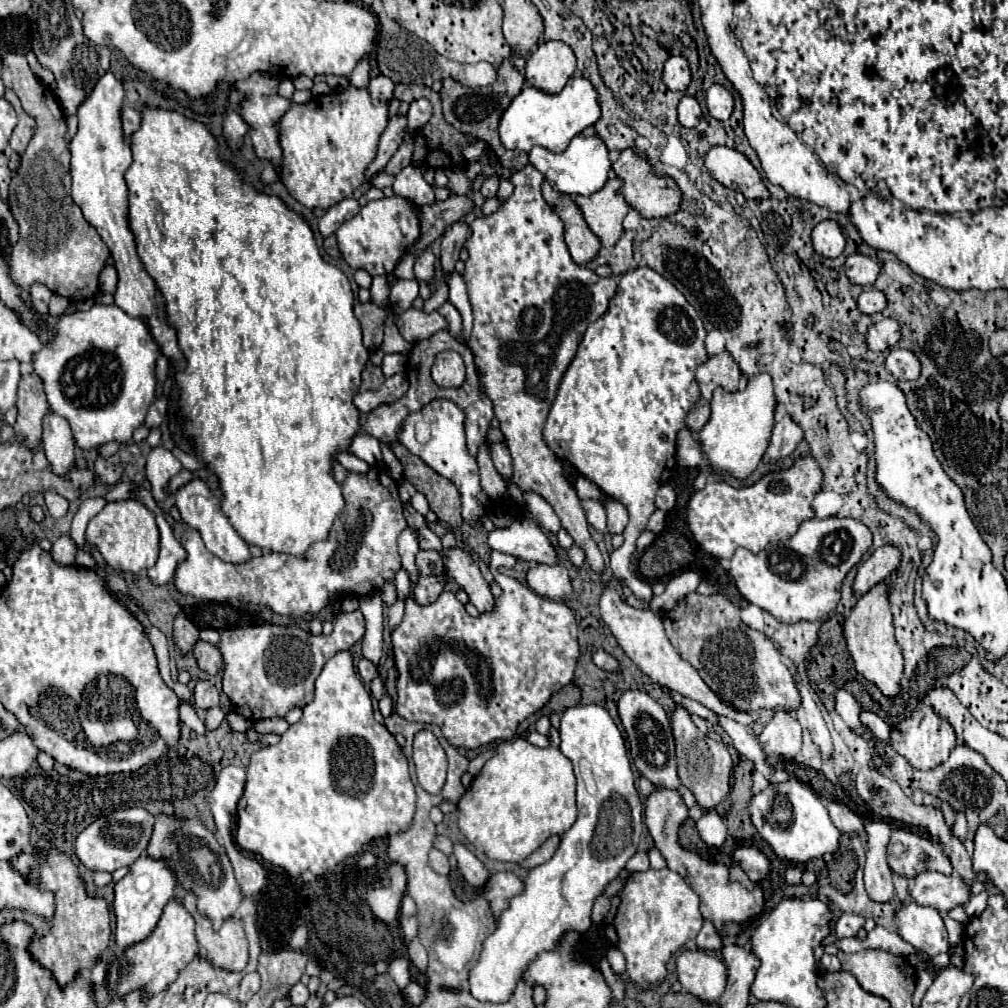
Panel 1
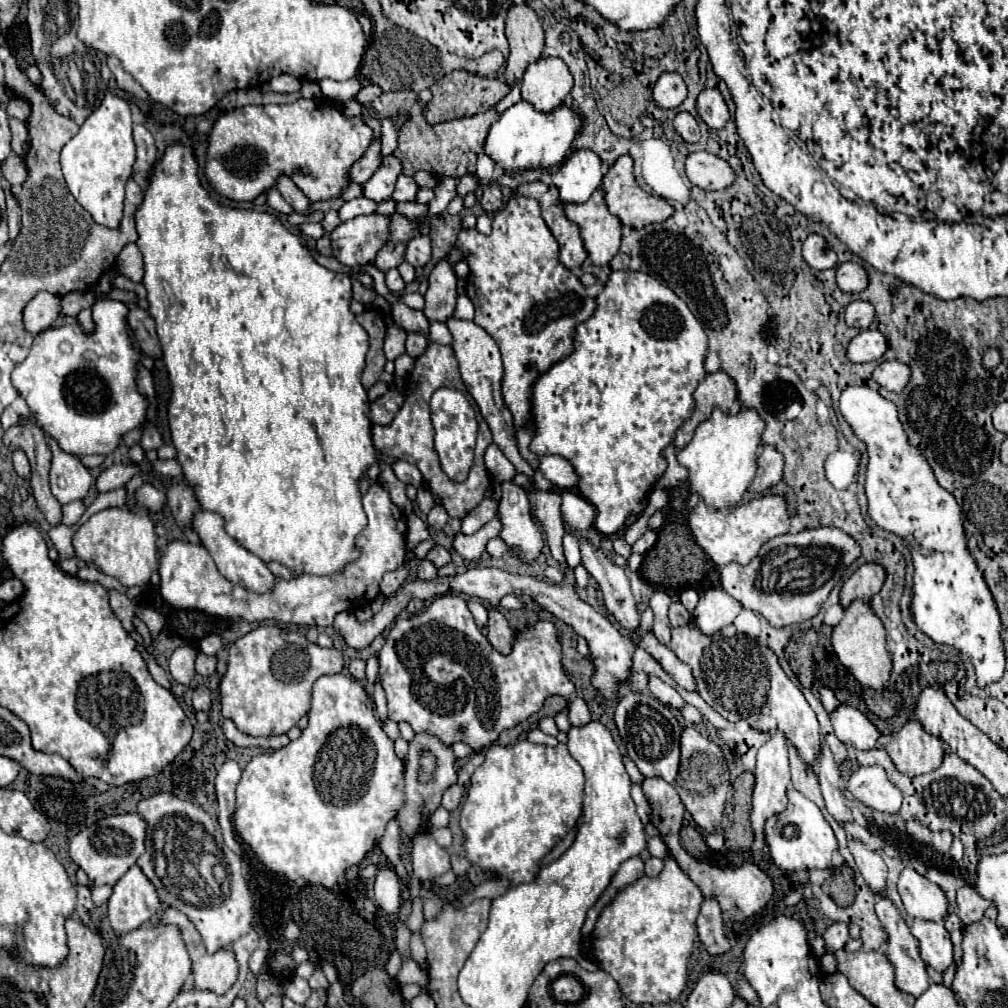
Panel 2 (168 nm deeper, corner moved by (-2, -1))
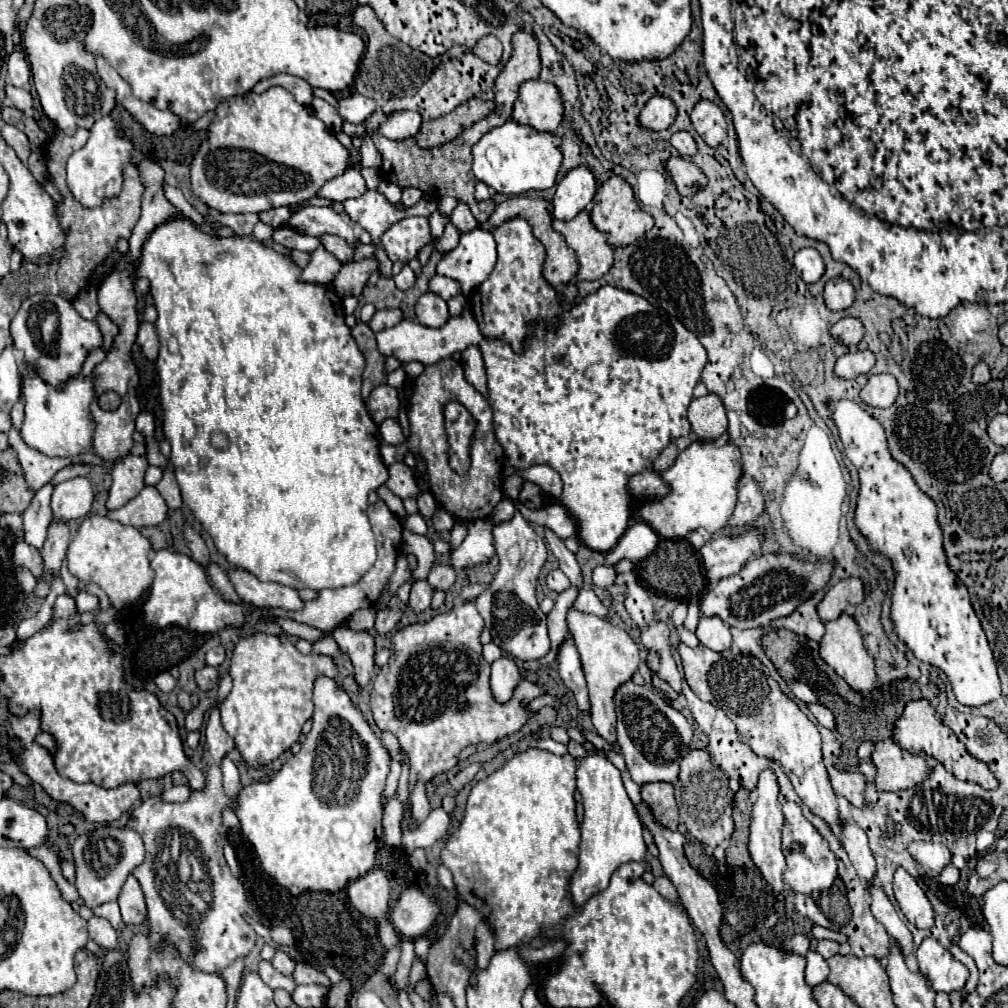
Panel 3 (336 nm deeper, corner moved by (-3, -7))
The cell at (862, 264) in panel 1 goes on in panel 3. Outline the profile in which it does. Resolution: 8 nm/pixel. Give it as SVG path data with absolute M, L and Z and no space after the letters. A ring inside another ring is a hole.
M836 278L830 280L824 288L824 300L828 304L830 310L846 310L852 306L856 298L856 290L854 284L846 278Z

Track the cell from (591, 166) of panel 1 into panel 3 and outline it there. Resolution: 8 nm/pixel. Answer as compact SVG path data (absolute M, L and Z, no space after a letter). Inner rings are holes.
M572 168L558 184L554 200L552 200L552 214L560 220L572 220L578 212L582 212L596 194L596 180L594 174L584 168Z

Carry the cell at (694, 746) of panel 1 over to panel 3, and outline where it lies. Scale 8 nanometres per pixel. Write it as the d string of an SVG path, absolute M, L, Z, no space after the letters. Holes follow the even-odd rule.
M698 748L688 750L688 754L680 762L678 786L680 786L680 796L678 796L680 820L686 824L688 832L698 842L712 848L728 840L734 830L734 822L732 822L734 792L728 786L728 776L712 762L706 750L698 750Z

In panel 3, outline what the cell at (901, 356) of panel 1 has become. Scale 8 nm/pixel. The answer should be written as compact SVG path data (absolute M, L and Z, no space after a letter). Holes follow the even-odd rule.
M874 374L860 392L862 400L876 408L888 408L898 398L898 382L892 374Z

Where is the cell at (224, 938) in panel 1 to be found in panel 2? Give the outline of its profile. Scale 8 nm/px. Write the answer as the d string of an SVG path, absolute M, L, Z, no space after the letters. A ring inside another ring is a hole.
M175 908L161 910L159 924L175 924L181 930L183 942L193 962L191 972L193 972L195 990L211 990L223 996L235 984L239 966L231 950L219 950L215 954L207 954L201 944L199 932L191 924L191 920Z

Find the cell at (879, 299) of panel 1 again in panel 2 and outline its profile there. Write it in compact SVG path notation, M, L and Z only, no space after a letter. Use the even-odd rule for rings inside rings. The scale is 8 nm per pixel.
M855 300L845 308L847 326L853 326L853 328L859 326L859 330L867 330L869 324L873 322L873 316L875 316L875 308L863 300Z

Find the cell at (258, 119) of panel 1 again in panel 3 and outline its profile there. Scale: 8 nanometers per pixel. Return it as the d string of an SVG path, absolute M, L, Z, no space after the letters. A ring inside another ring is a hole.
M310 204L300 206L300 210L290 218L290 226L308 236L336 234L348 242L356 242L356 232L352 230L352 226L346 224L332 208L318 208Z

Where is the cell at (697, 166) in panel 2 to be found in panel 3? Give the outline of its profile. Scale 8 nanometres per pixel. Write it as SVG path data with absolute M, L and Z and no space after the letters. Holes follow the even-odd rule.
M682 156L670 158L666 162L666 168L670 170L672 180L682 196L694 196L696 192L704 190L708 184L706 174L692 160L686 160Z

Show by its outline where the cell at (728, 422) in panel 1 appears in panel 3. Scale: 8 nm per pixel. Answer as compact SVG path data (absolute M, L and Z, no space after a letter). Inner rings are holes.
M694 440L686 450L680 452L676 462L662 474L662 478L670 484L670 494L664 496L660 502L652 502L642 506L642 518L664 538L684 538L690 530L706 530L708 534L716 534L728 522L734 512L738 500L738 482L742 478L742 452L736 444L726 442L724 446L716 446L712 440Z

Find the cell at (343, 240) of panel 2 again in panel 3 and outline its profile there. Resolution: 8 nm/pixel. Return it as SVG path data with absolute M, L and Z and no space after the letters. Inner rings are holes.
M322 236L320 242L322 242L322 246L324 246L330 254L334 254L342 264L346 264L346 262L350 262L350 260L354 258L354 250L356 250L356 246L358 246L358 244L350 244L348 240L344 240L344 238L340 238L340 236Z

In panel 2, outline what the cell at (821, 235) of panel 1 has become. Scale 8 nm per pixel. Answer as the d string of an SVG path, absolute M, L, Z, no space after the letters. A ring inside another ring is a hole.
M809 234L803 242L803 258L813 270L829 270L837 266L837 256L833 248L819 234Z

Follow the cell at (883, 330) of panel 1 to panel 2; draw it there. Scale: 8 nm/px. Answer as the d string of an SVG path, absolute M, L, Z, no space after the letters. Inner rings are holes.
M861 330L847 346L847 358L855 364L881 360L887 350L887 338L879 330Z

